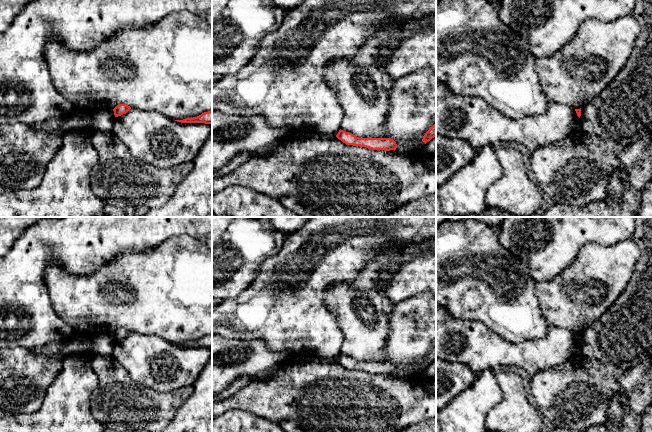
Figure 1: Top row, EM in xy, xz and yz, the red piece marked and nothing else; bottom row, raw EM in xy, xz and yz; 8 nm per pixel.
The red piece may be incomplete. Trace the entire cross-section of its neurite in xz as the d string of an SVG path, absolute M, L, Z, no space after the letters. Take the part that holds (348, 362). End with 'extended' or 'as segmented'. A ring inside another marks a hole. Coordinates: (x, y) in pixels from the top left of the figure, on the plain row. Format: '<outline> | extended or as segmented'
M339 354L336 361L346 369L366 371L372 374L395 374L396 366L391 362L359 362L350 356Z | as segmented

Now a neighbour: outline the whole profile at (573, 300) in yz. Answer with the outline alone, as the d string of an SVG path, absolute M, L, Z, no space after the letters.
M633 239L612 246L590 242L560 275L536 284L536 297L544 318L553 326L580 333L598 320L625 290L637 267L641 251Z

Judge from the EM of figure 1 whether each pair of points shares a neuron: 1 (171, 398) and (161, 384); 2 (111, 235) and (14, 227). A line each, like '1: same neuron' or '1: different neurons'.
1: different neurons
2: different neurons

